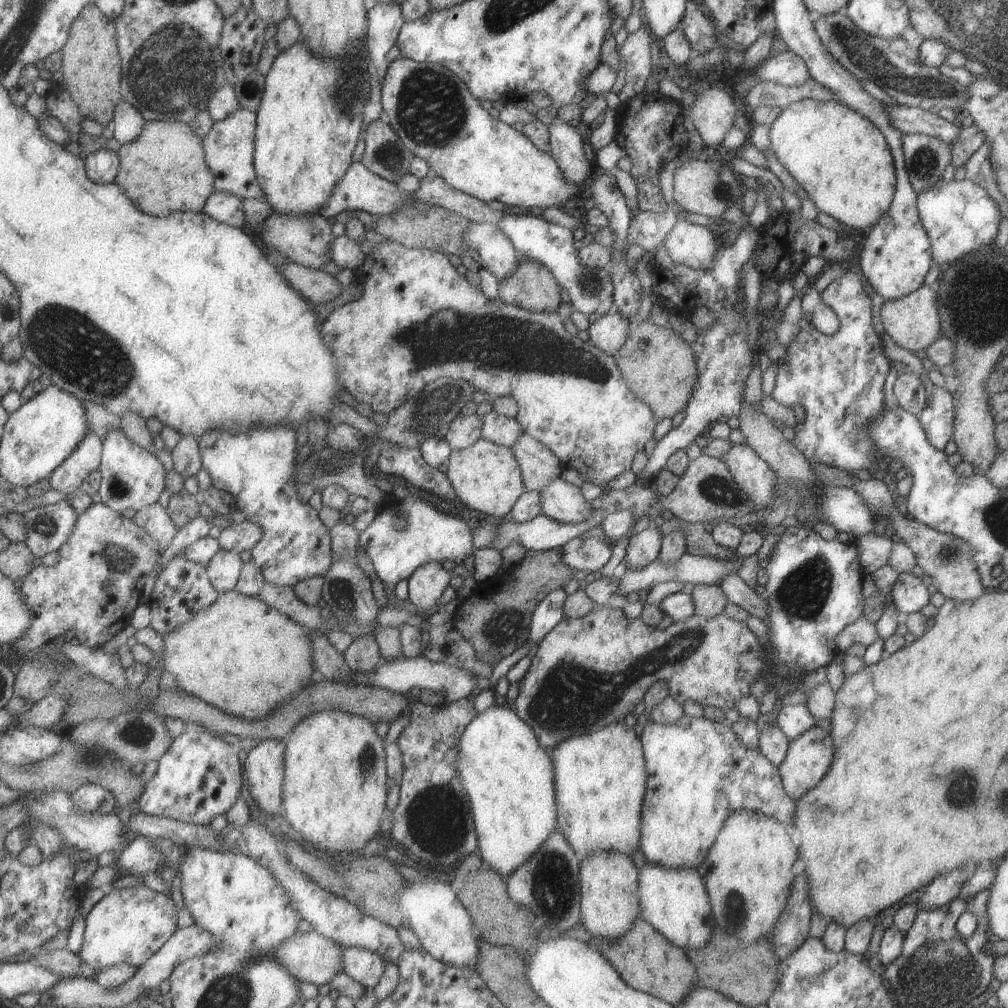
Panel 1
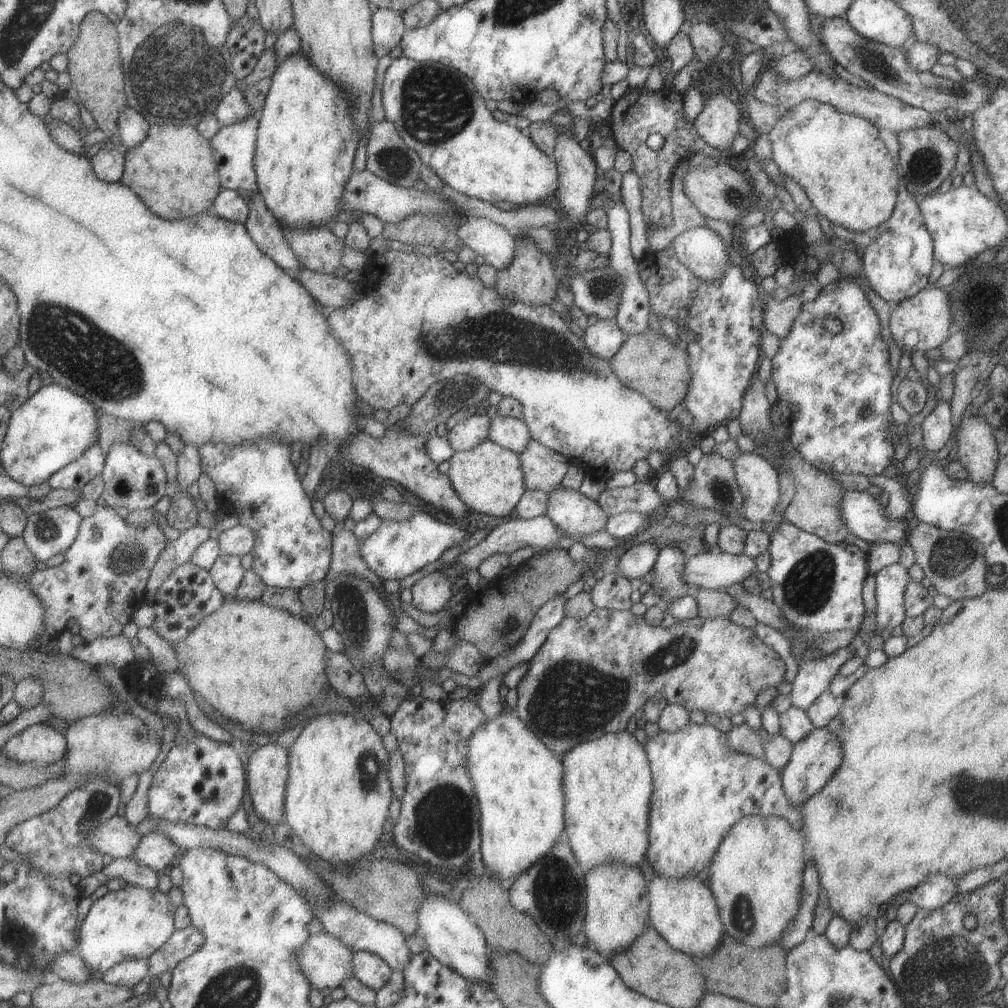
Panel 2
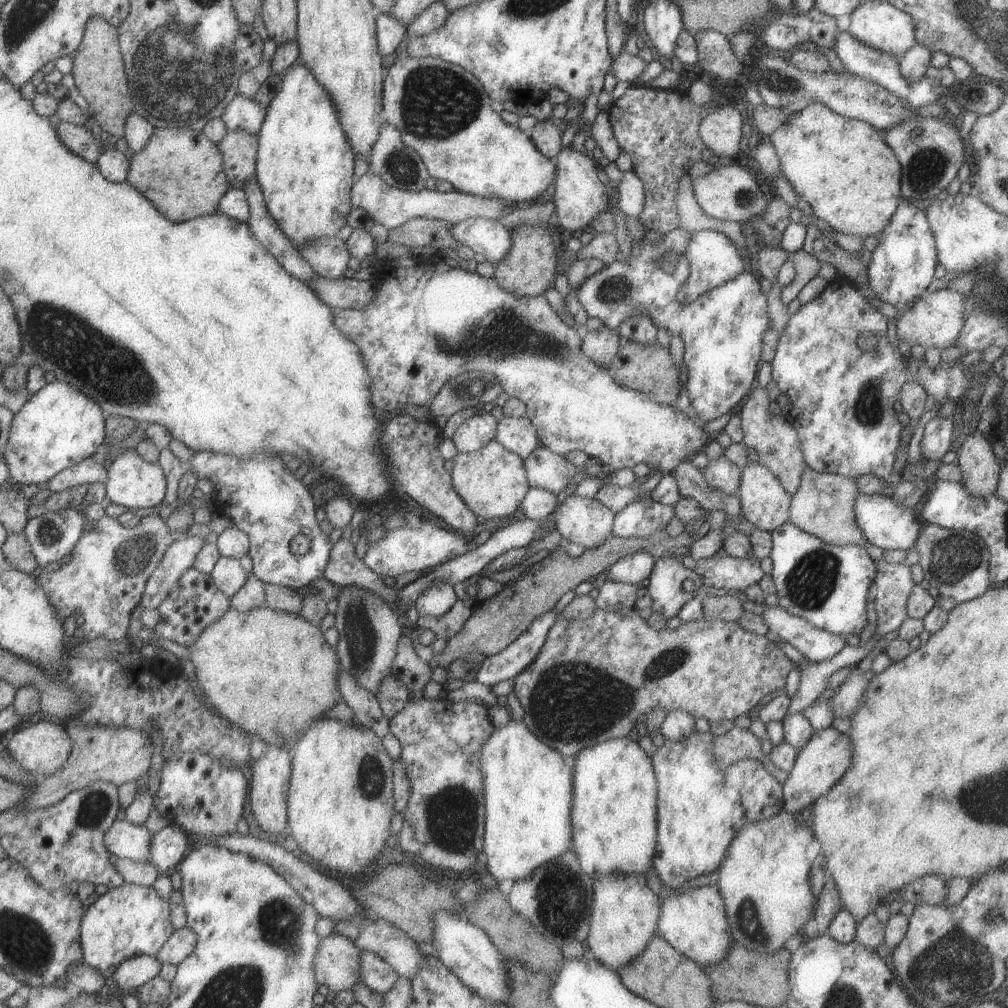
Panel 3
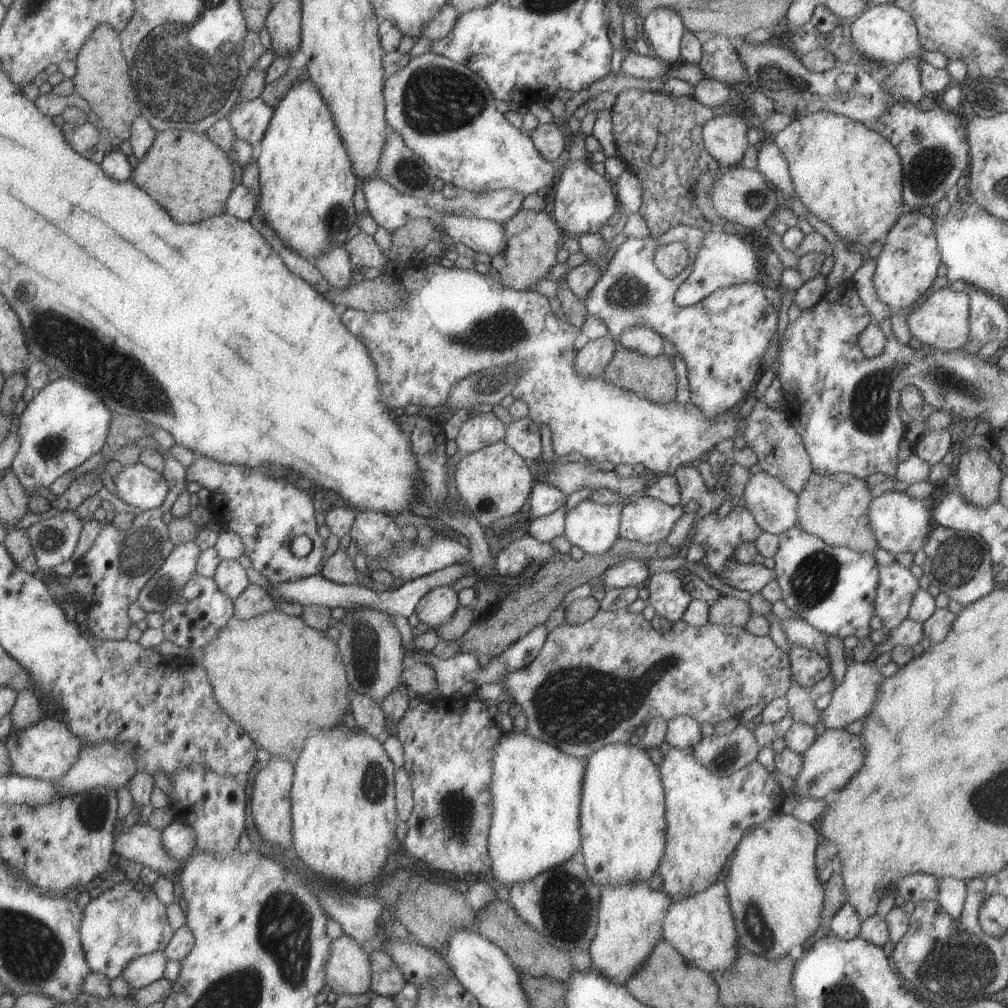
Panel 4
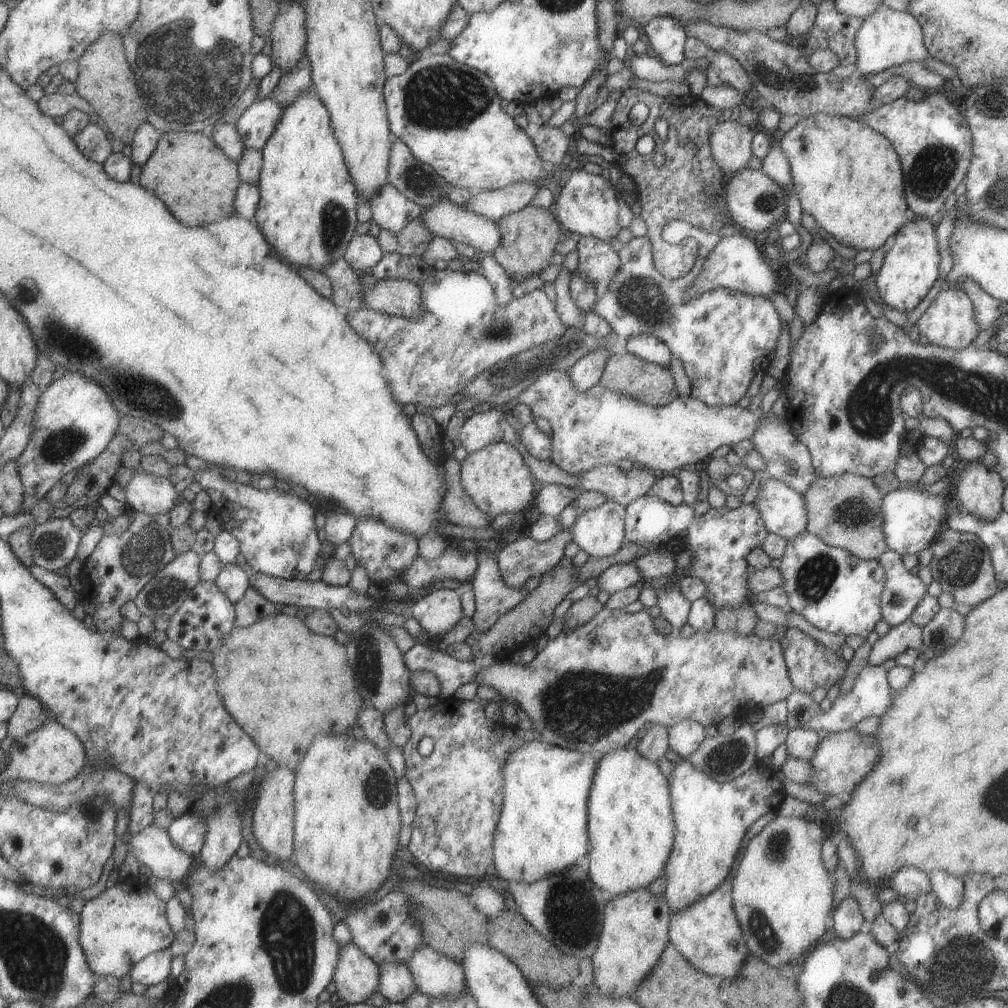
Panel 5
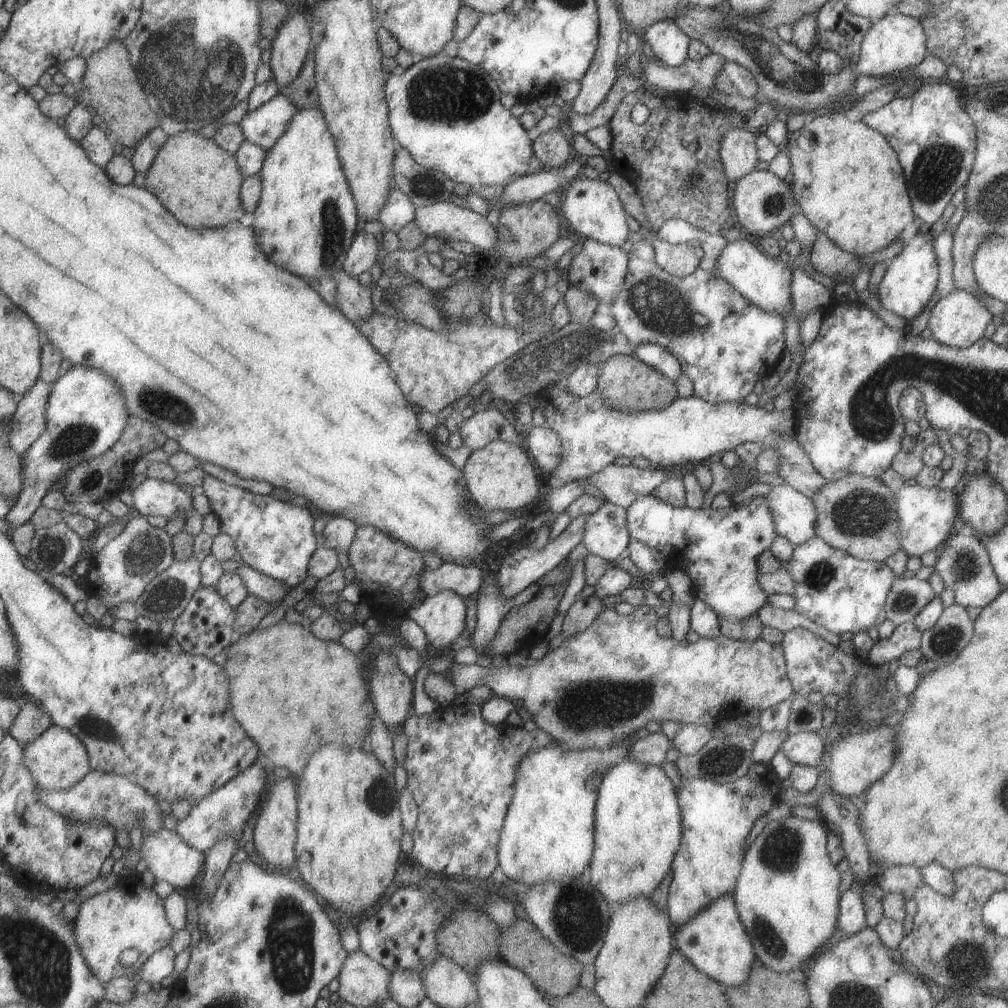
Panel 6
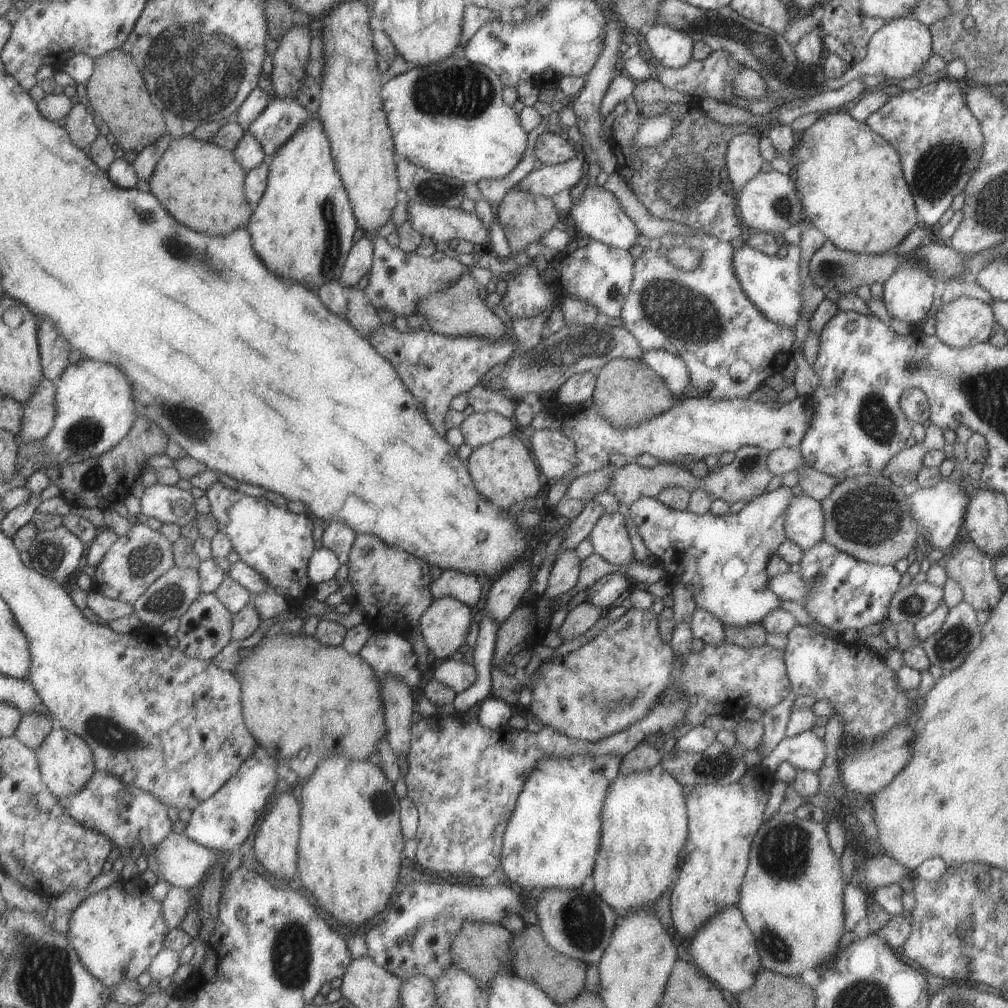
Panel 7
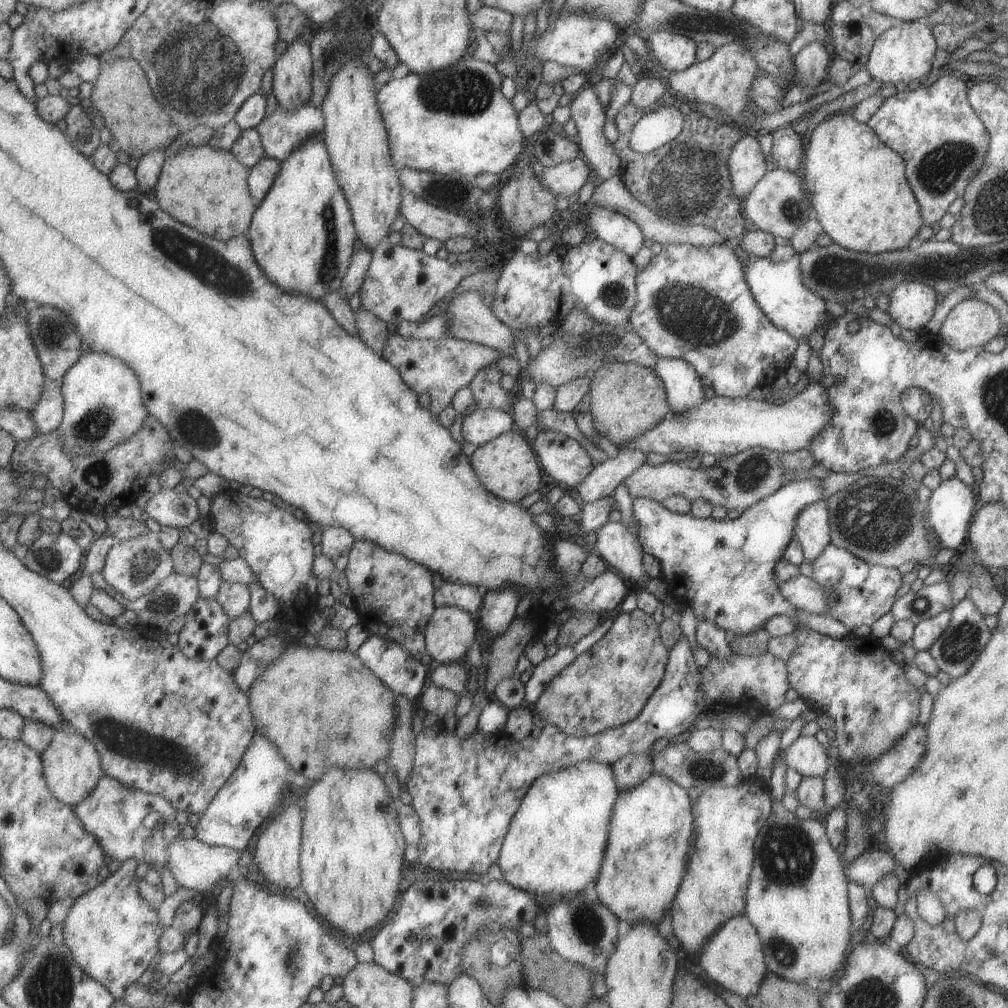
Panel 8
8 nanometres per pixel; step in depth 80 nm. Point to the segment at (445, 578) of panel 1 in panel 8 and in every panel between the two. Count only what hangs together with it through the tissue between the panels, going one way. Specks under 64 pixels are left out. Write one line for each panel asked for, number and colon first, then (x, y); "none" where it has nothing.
2: (430, 594)
3: (438, 598)
4: (434, 608)
5: (437, 612)
6: (441, 617)
7: (443, 626)
8: (448, 634)

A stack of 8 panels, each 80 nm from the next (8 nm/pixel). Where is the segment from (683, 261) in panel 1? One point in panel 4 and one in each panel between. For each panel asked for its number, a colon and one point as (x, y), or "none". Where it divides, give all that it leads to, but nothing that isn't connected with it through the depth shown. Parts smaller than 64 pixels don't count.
2: (700, 249)
3: (713, 259)
4: (724, 259)

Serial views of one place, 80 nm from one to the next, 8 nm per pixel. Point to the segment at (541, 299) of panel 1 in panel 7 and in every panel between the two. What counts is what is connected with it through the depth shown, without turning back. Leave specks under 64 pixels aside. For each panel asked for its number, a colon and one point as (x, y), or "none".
2: (530, 277)
3: (528, 268)
4: (531, 237)
5: (530, 233)
6: (524, 230)
7: (523, 217)

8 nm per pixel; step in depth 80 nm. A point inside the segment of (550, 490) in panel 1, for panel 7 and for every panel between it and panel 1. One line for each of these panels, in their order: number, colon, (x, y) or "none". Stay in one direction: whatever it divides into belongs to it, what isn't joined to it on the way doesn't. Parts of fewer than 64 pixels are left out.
2: (575, 515)
3: (585, 522)
4: (593, 528)
5: (599, 532)
6: (605, 535)
7: (609, 538)

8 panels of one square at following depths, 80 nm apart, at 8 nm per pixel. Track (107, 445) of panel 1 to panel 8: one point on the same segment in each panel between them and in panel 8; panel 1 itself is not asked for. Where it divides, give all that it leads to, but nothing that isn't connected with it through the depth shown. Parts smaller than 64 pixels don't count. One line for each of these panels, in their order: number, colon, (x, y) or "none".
2: (132, 480)
3: (131, 482)
4: (146, 489)
5: (144, 493)
6: (152, 497)
7: (168, 504)
8: (174, 508)

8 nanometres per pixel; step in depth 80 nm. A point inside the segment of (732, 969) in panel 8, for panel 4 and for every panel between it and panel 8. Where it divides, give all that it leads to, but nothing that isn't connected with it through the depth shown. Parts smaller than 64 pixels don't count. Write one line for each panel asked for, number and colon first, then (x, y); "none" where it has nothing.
4: (700, 927)
5: (707, 934)
6: (715, 941)
7: (724, 949)

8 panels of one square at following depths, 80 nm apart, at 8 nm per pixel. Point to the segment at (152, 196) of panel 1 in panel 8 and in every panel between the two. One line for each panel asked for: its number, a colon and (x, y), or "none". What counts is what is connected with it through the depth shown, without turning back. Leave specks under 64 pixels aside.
2: (173, 171)
3: (179, 170)
4: (191, 177)
5: (188, 172)
6: (199, 183)
7: (200, 184)
8: (205, 188)

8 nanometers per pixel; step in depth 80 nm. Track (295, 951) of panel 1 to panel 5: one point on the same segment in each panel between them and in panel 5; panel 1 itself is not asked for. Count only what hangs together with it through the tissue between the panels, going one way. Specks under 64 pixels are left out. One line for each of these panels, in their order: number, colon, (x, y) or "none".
2: (325, 961)
3: (336, 965)
4: (347, 971)
5: (355, 977)

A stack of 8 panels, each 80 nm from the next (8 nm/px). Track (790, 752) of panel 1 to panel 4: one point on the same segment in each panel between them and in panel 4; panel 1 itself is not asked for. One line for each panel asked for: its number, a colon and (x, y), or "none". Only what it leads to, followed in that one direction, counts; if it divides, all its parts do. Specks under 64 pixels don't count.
2: (814, 759)
3: (825, 757)
4: (836, 755)

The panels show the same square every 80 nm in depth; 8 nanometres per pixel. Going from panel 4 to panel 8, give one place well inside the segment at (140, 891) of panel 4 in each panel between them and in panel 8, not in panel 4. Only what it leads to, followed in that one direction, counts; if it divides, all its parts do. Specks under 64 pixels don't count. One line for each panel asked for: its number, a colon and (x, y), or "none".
5: (126, 921)
6: (116, 930)
7: (116, 932)
8: (112, 933)

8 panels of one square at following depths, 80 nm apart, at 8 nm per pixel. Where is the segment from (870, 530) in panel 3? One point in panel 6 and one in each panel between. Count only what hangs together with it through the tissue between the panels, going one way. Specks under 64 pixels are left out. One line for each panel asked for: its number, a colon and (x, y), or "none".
4: (900, 524)
5: (912, 518)
6: (925, 515)

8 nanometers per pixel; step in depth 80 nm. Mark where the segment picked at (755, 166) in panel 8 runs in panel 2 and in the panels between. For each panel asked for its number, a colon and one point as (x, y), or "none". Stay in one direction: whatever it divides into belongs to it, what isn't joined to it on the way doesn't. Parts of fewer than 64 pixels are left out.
2: (717, 123)
3: (720, 131)
4: (724, 138)
5: (730, 141)
6: (737, 152)
7: (743, 162)

